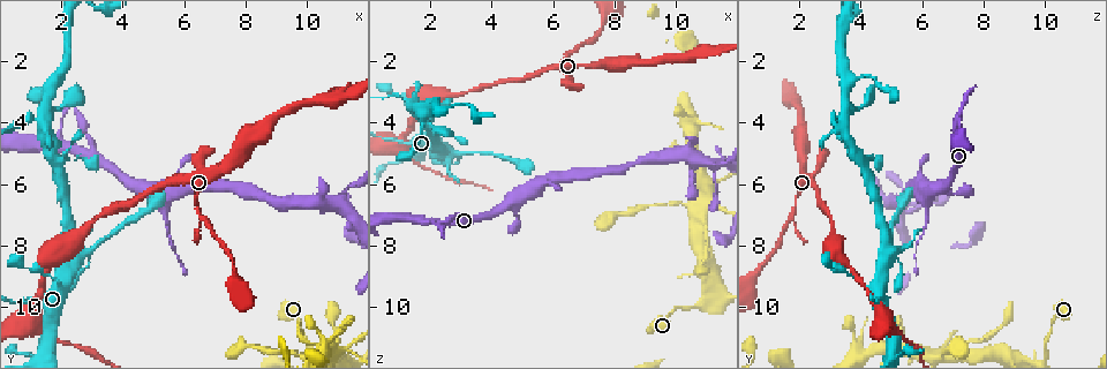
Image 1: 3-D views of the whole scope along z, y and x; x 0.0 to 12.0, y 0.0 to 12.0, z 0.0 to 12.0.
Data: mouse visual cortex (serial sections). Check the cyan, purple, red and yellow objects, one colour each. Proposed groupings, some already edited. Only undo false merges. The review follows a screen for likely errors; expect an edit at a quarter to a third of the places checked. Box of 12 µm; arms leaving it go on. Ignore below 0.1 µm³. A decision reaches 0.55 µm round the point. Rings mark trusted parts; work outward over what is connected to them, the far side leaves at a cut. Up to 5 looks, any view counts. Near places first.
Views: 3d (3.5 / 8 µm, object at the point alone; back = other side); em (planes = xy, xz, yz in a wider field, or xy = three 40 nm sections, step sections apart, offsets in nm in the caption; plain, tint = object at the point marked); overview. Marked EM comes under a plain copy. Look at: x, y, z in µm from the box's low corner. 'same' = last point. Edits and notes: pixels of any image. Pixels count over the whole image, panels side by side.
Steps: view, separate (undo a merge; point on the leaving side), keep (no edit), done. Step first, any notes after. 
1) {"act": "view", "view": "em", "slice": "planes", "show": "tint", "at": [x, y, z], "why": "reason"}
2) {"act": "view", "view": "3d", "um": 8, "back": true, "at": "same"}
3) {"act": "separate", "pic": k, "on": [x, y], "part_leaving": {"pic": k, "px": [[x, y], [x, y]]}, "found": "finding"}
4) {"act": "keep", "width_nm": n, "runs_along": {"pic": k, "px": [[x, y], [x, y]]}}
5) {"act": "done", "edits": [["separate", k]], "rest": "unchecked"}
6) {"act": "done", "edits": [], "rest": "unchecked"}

{"act": "view", "view": "3d", "um": 8, "back": true, "at": [1.6, 3.7, 3.5]}

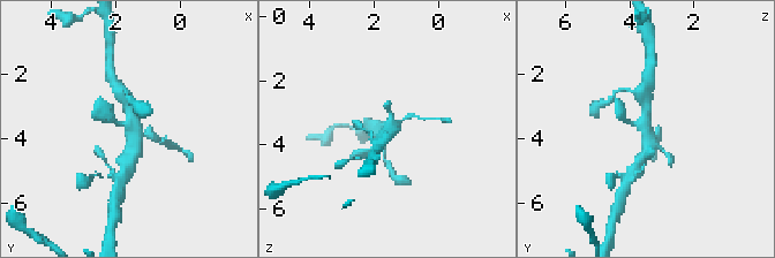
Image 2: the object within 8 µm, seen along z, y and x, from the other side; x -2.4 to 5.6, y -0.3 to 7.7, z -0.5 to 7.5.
{"act": "view", "view": "3d", "um": 3.5, "at": [1.5, 3.7, 3.5], "why": "closer look"}

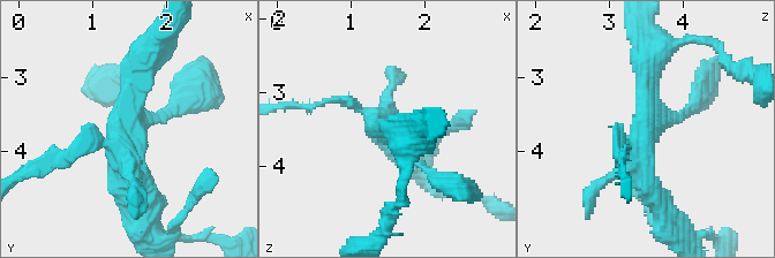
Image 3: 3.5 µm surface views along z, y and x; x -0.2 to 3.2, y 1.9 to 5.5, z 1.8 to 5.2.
{"act": "view", "view": "em", "slice": "xy", "step": 5, "show": "tint", "at": [1.50, 3.70, 3.55], "why": "shape alone is not enough"}

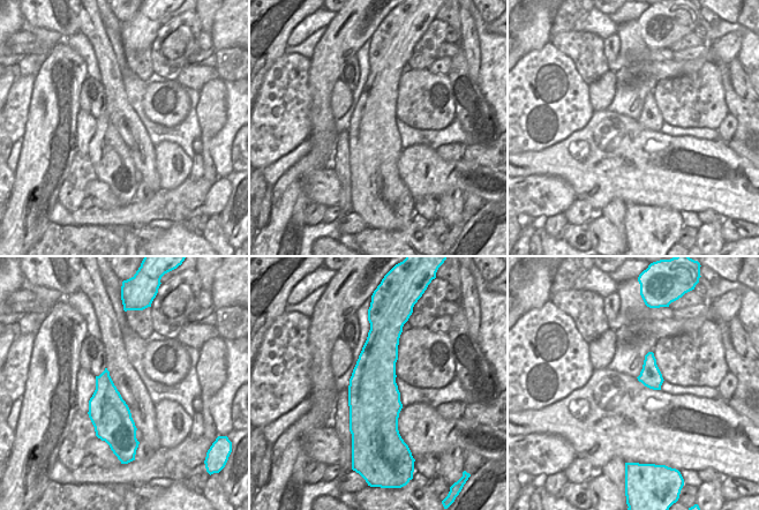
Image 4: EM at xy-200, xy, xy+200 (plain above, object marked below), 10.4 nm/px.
{"act": "keep", "width_nm": 550, "runs_along": {"pic": 3, "px": [[133, 197], [129, 91], [148, 52]]}, "found": "one cell here"}

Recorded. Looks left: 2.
{"act": "view", "view": "3d", "um": 3.5, "at": [3.2, 8.0, 5.0], "why": "sudden change in width"}

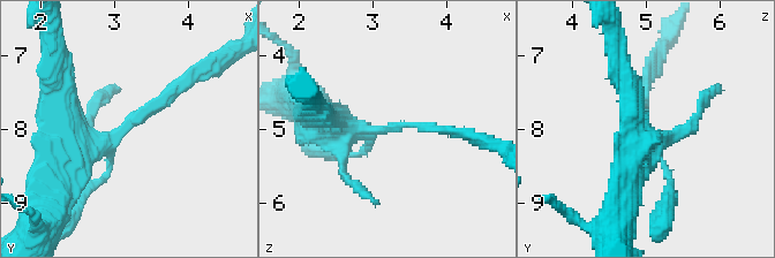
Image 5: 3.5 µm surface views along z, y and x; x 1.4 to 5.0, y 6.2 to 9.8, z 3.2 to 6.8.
{"act": "view", "view": "em", "slice": "xy", "step": 1, "show": "tint", "at": [3.20, 7.90, 5.00], "why": "need the tissue"}

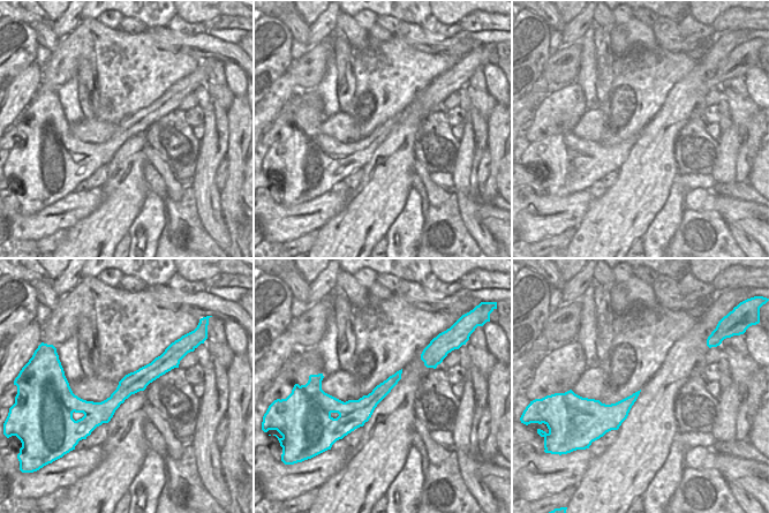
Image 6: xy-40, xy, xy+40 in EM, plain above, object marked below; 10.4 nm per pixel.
{"act": "keep", "width_nm": 190, "runs_along": {"pic": 6, "px": [[168, 364], [106, 408], [78, 406]]}, "found": "continuous, no second cell"}

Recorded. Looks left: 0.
{"act": "done", "edits": [], "rest": "unchecked"}

